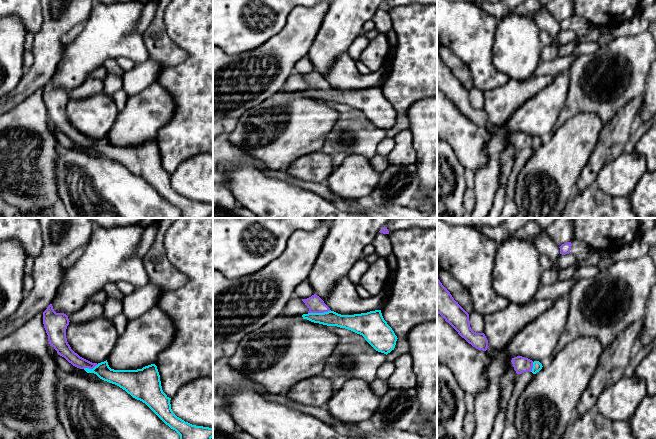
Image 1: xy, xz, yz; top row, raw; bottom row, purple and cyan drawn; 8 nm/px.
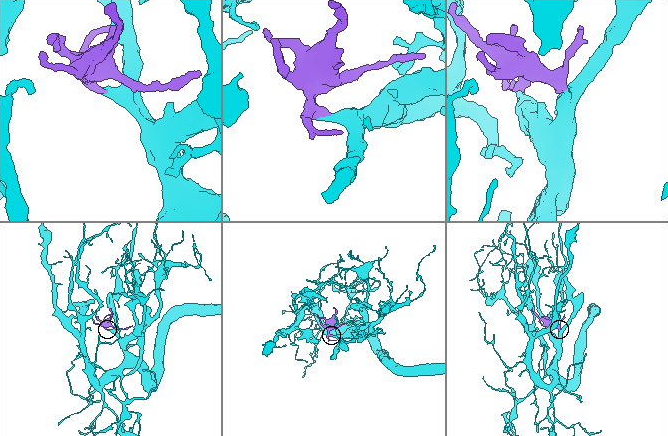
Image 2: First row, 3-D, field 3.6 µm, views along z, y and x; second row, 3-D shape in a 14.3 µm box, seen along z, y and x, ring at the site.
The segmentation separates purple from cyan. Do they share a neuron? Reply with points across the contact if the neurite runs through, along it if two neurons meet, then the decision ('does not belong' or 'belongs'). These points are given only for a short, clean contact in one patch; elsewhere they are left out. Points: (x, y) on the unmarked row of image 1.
across xz (315, 80), (319, 88), (330, 94) | belongs

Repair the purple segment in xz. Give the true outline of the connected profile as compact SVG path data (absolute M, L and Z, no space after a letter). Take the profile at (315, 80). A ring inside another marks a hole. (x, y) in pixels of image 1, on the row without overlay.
M316 70L302 75L309 84L303 95L327 102L337 102L362 111L365 116L378 128L388 130L394 126L397 112L384 96L381 86L354 91L341 91L324 79Z

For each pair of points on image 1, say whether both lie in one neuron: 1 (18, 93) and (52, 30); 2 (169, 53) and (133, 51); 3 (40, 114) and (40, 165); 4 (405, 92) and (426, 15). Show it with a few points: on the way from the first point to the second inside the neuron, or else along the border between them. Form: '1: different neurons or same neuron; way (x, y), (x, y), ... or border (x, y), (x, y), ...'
1: same neuron; way (34, 77), (45, 64), (47, 46)
2: different neurons; border (141, 35), (149, 58)
3: same neuron; way (40, 127), (43, 149), (40, 152)
4: same neuron; way (416, 73), (426, 62), (426, 34)

